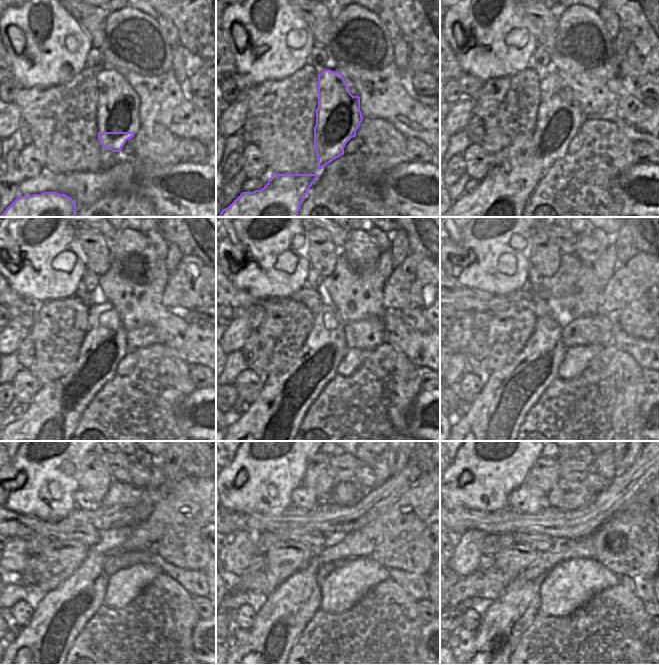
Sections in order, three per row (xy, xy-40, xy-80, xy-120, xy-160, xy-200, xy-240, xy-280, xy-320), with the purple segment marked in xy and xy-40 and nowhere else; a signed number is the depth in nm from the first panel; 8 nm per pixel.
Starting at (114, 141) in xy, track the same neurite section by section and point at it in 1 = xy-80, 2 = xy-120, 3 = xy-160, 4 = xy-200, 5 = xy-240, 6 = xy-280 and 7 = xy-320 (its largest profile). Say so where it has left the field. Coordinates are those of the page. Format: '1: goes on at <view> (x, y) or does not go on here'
1: goes on at xy-80 (502, 194)
2: goes on at xy-120 (53, 415)
3: goes on at xy-160 (273, 419)
4: goes on at xy-200 (496, 415)
5: goes on at xy-240 (43, 644)
6: goes on at xy-280 (279, 623)
7: goes on at xy-320 (502, 625)

